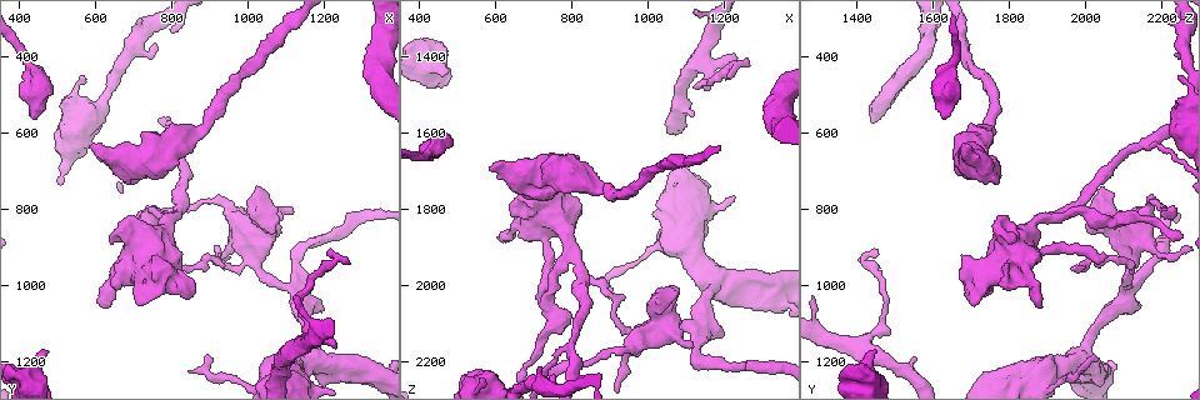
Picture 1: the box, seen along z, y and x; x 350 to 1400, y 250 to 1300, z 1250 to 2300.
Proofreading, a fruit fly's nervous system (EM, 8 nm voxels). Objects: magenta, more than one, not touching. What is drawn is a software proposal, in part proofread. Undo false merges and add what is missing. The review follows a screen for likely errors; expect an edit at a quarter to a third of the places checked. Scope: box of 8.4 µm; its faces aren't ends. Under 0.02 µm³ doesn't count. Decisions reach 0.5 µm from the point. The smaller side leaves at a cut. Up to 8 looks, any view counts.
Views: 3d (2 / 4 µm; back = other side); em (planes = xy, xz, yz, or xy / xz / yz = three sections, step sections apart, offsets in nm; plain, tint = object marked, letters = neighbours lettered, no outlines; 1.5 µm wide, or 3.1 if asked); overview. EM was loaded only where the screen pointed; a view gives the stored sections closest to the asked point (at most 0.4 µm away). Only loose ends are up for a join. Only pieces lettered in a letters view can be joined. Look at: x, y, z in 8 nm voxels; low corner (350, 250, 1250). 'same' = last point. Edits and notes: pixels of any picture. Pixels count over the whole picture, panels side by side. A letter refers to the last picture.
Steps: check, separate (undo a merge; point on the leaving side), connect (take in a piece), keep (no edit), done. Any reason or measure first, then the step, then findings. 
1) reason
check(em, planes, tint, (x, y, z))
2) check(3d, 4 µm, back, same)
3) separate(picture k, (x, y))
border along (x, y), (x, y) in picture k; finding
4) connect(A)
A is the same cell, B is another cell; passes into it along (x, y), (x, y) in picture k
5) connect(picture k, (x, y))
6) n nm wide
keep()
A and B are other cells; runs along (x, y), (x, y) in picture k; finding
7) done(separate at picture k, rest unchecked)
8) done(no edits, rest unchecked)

stops while still wide
check(em, yz, step 8, tint, (590, 625, 1690))

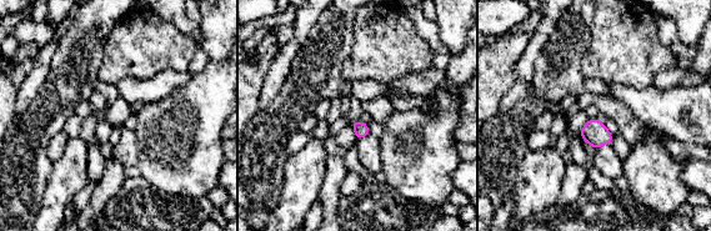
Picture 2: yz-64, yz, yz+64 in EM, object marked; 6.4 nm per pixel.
cut it another way
check(em, planes, letters, same)

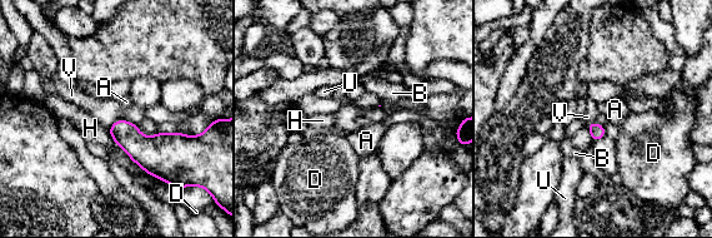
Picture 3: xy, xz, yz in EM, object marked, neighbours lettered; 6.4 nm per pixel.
keep()
A, B, D, H, U and V are other cells; border along (123, 118), (119, 118), (108, 129) in picture 3; none of them fits

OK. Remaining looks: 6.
branch stops here
check(3d, 2 µm, (465, 1170, 1455))

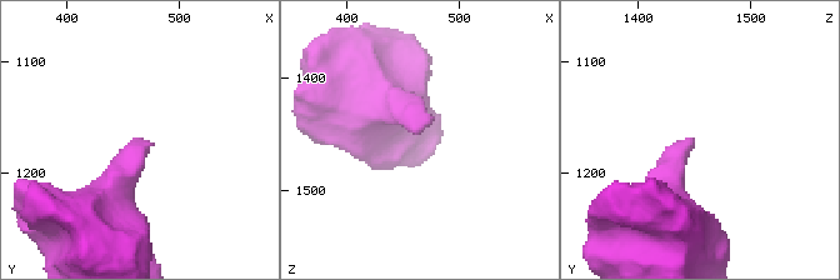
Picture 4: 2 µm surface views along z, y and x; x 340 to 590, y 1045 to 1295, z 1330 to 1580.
need the tissue
check(em, xz, step 8, tint, (460, 1172, 1450))

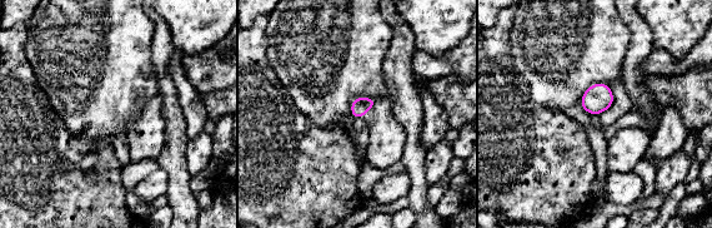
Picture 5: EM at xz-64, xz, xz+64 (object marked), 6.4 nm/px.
what lies round it
check(em, xz, step 8, letters, same)

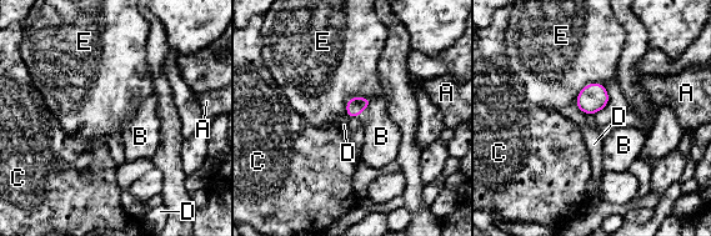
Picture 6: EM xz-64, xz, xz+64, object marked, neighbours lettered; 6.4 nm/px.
E touches over 200 nm
connect(B)
B is the same cell, A, C, D and E are other cells; passes into it along (355, 106), (365, 108), (381, 136) in picture 6; the neuron continues

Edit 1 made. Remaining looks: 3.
sudden change in width
check(3d, 2 µm, (890, 775, 2175))

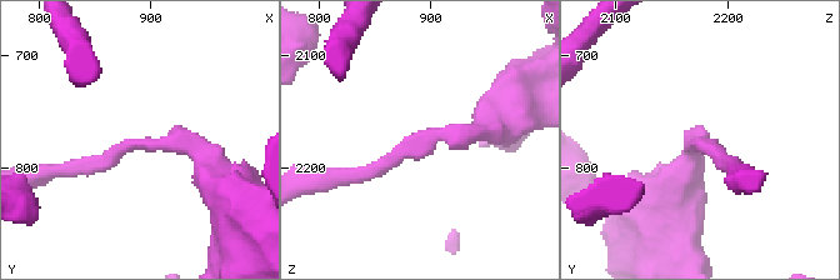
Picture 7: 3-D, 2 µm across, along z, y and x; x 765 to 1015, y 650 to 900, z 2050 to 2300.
check(em, xy, step 4, tint, (888, 774, 2178))

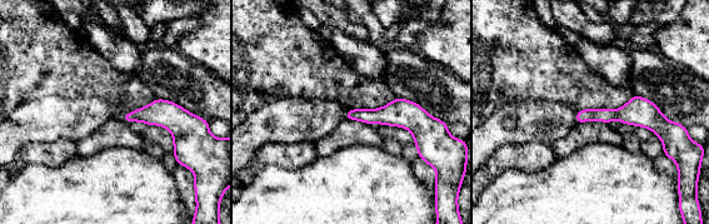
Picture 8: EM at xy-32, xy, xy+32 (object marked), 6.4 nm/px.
check(em, planes, letters, same)

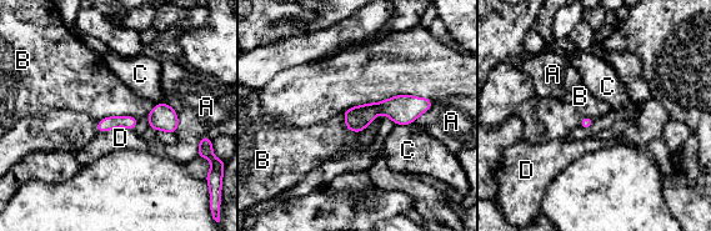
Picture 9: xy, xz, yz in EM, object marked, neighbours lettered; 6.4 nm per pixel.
B touches over 280 nm
keep()
A, B, C and D are other cells; border along (341, 114), (356, 132), (384, 114) in picture 9; all the same neuron

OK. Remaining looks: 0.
done(connect at picture 6, rest unchecked)

